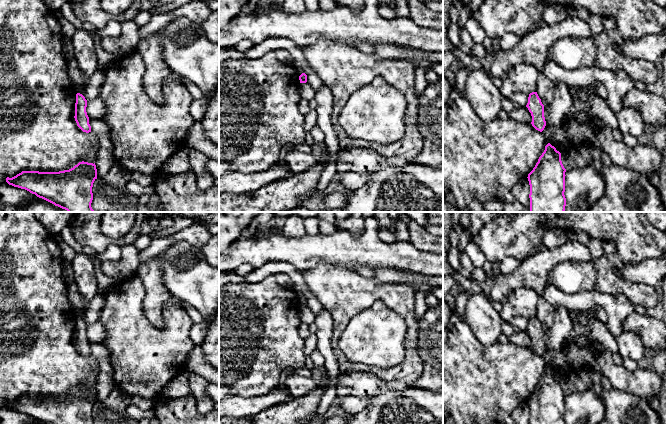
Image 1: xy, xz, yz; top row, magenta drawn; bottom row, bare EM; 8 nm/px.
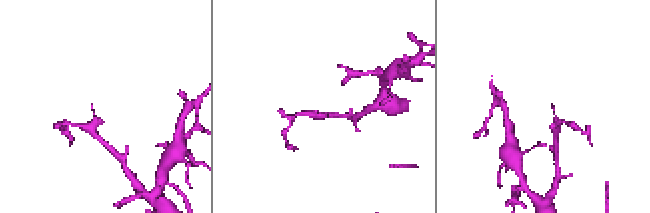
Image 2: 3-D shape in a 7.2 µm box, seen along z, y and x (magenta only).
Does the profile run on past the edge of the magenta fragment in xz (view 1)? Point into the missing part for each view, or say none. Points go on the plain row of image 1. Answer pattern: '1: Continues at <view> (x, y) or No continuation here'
1: No continuation here

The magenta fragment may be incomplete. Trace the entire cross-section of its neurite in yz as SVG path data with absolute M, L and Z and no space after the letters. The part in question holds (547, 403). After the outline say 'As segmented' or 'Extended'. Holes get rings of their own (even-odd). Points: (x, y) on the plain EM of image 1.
M548 367L527 401L530 409L530 424L566 424L565 396L561 377Z. As segmented

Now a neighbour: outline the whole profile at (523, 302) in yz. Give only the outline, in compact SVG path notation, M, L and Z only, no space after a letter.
M526 287L516 288L508 297L500 312L503 322L510 322L513 318L530 318L538 314L538 294Z

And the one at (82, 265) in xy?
M86 250L76 253L70 262L73 270L73 281L78 291L86 299L91 301L97 293L97 281L95 277L95 265Z

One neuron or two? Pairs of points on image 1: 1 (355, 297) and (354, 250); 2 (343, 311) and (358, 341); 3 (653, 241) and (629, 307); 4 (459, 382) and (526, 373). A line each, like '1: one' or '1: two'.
1: two
2: two
3: two
4: one

